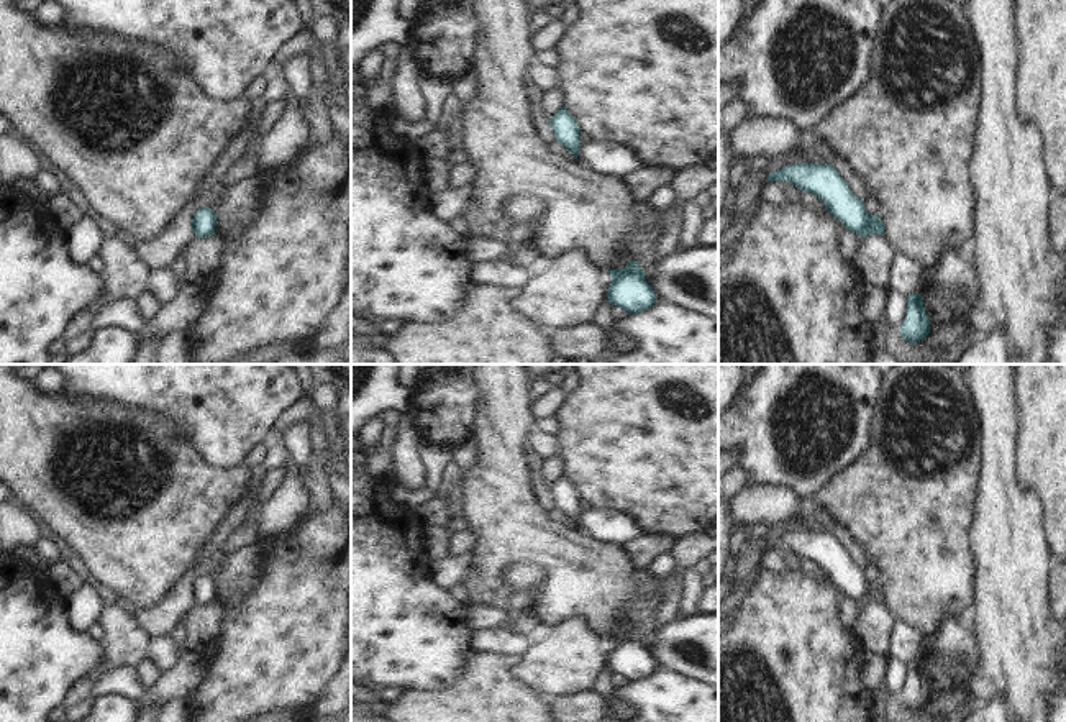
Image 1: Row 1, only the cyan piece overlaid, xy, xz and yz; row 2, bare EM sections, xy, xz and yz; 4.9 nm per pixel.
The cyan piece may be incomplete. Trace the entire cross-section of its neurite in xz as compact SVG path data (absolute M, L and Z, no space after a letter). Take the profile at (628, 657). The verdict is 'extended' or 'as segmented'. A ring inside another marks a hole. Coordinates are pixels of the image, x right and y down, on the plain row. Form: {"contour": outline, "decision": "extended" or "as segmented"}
{"contour": "M633 627L623 637L607 640L612 643L607 656L607 666L612 673L622 674L626 681L640 681L658 669L638 628Z", "decision": "as segmented"}

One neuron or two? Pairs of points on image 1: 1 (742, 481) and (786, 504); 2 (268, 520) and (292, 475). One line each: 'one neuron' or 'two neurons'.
1: two neurons
2: one neuron

